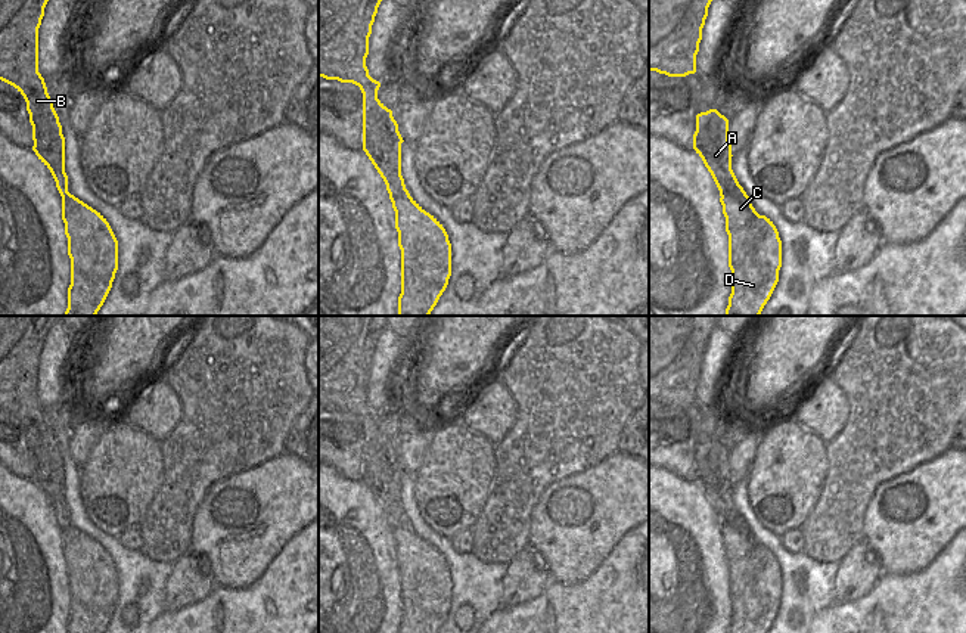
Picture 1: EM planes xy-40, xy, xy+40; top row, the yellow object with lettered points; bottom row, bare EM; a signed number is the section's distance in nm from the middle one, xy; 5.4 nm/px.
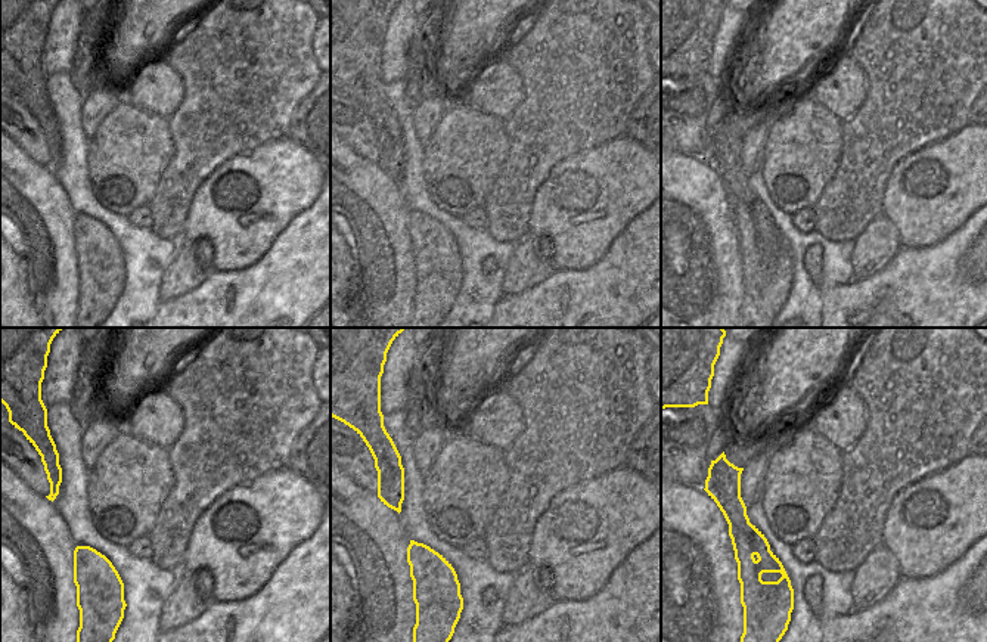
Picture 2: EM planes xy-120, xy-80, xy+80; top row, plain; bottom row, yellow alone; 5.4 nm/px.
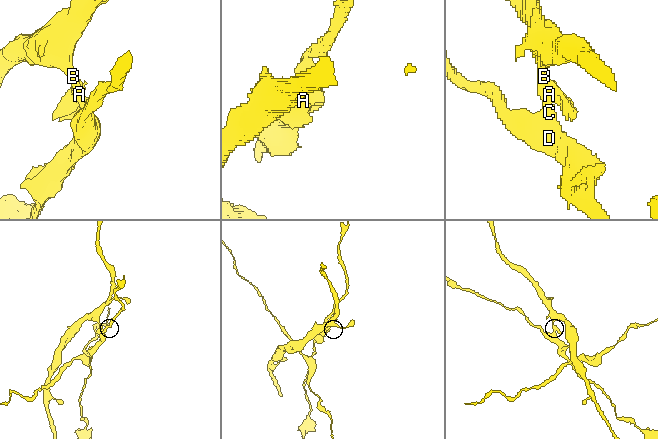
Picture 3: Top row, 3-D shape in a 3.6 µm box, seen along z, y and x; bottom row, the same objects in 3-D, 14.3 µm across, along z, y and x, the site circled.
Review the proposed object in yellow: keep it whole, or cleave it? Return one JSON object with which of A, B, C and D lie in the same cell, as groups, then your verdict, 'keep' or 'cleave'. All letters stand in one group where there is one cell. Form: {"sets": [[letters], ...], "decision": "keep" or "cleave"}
{"sets": [["A", "B"], ["C", "D"]], "decision": "cleave"}

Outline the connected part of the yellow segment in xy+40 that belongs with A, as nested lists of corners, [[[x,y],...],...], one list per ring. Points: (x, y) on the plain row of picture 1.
[[[717,440],[696,446],[693,480],[711,503],[720,527],[740,518],[732,500],[732,474],[729,471],[729,450]]]

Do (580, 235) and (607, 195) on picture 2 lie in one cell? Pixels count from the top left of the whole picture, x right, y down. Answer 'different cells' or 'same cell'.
same cell

